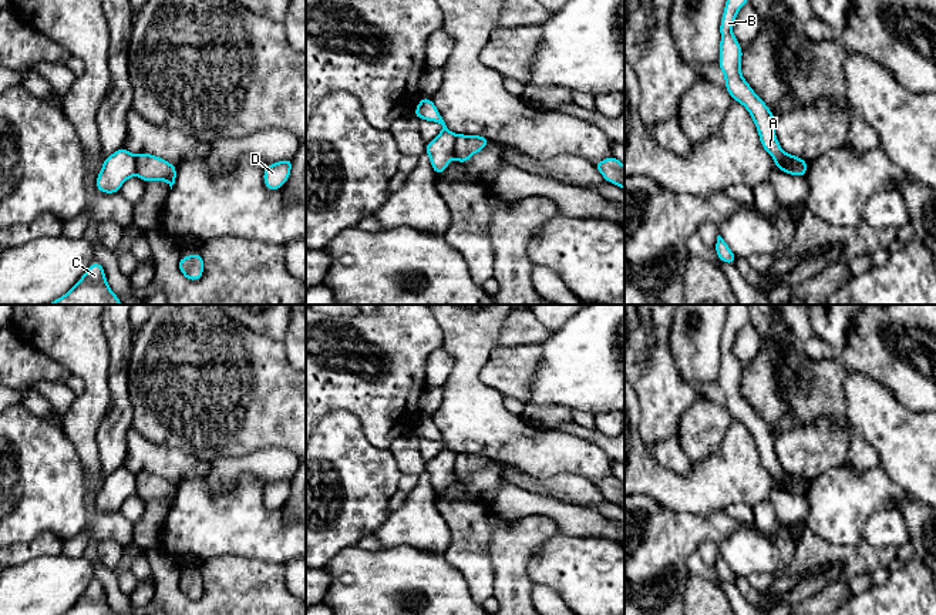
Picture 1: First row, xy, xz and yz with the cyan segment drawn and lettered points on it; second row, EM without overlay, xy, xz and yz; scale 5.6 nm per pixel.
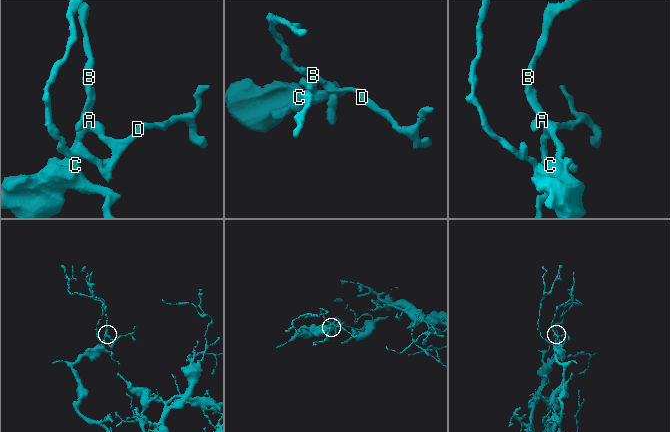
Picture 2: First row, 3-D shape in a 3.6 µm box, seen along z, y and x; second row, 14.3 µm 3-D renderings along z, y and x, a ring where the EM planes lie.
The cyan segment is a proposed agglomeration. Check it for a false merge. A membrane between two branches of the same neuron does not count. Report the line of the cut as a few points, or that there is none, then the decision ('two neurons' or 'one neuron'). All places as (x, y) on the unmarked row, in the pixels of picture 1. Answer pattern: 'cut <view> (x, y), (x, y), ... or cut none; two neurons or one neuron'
cut xz (457, 454), (453, 463), (453, 474); two neurons

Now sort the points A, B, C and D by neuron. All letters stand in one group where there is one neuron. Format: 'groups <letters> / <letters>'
groups A B C / D

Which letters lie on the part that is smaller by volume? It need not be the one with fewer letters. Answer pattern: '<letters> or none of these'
D

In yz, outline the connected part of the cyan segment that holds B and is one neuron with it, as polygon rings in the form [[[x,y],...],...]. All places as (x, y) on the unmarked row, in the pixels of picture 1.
[[[730,305],[720,342],[721,359],[717,383],[724,393],[724,406],[731,419],[738,420],[750,431],[757,446],[761,466],[772,475],[774,481],[785,481],[791,494],[805,495],[809,481],[797,474],[789,474],[781,467],[775,454],[777,437],[741,393],[743,367],[733,353],[733,345],[737,332],[747,322],[748,305]]]

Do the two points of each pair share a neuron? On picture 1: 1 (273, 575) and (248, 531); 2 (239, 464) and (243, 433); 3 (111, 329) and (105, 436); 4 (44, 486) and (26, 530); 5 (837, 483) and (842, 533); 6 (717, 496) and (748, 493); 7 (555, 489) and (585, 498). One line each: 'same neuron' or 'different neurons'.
1: different neurons
2: different neurons
3: same neuron
4: same neuron
5: same neuron
6: same neuron
7: same neuron

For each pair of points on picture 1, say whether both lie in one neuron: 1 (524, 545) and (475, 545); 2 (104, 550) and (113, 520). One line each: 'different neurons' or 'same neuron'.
1: different neurons
2: different neurons

